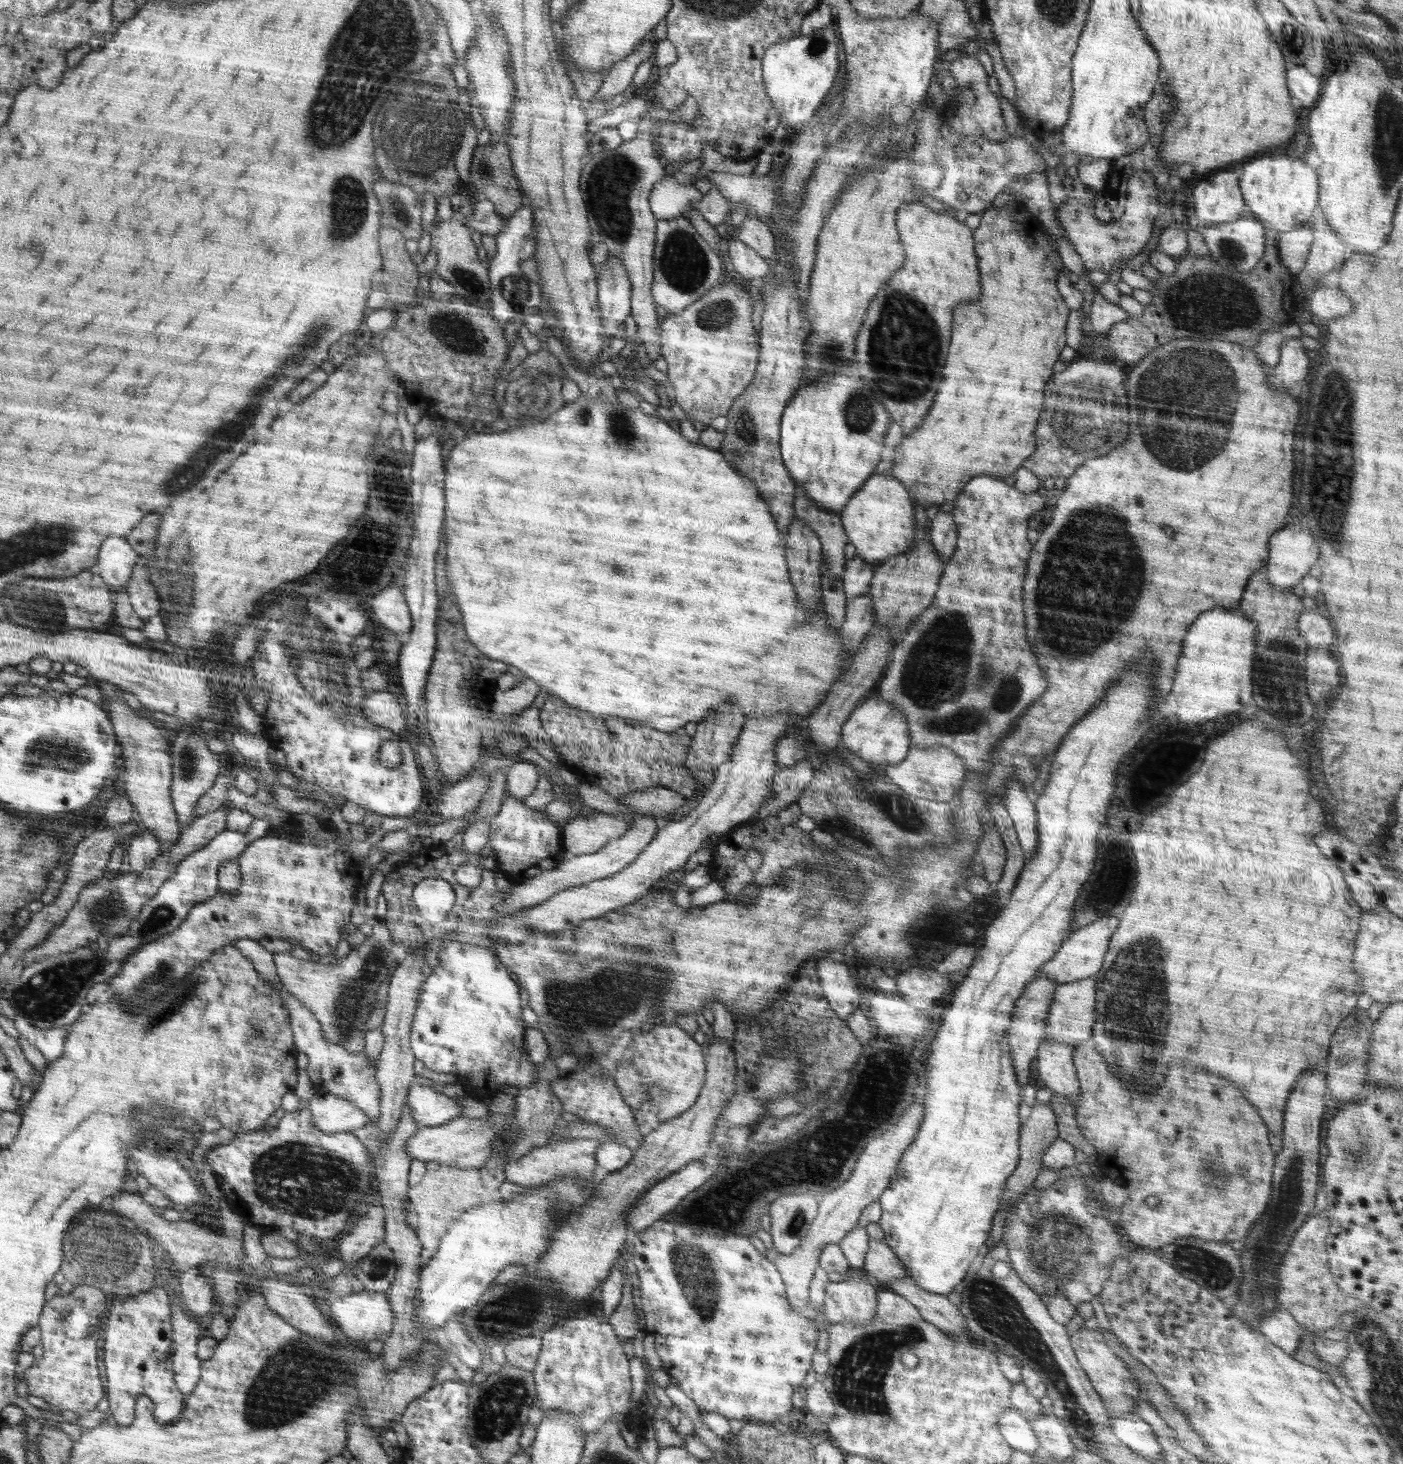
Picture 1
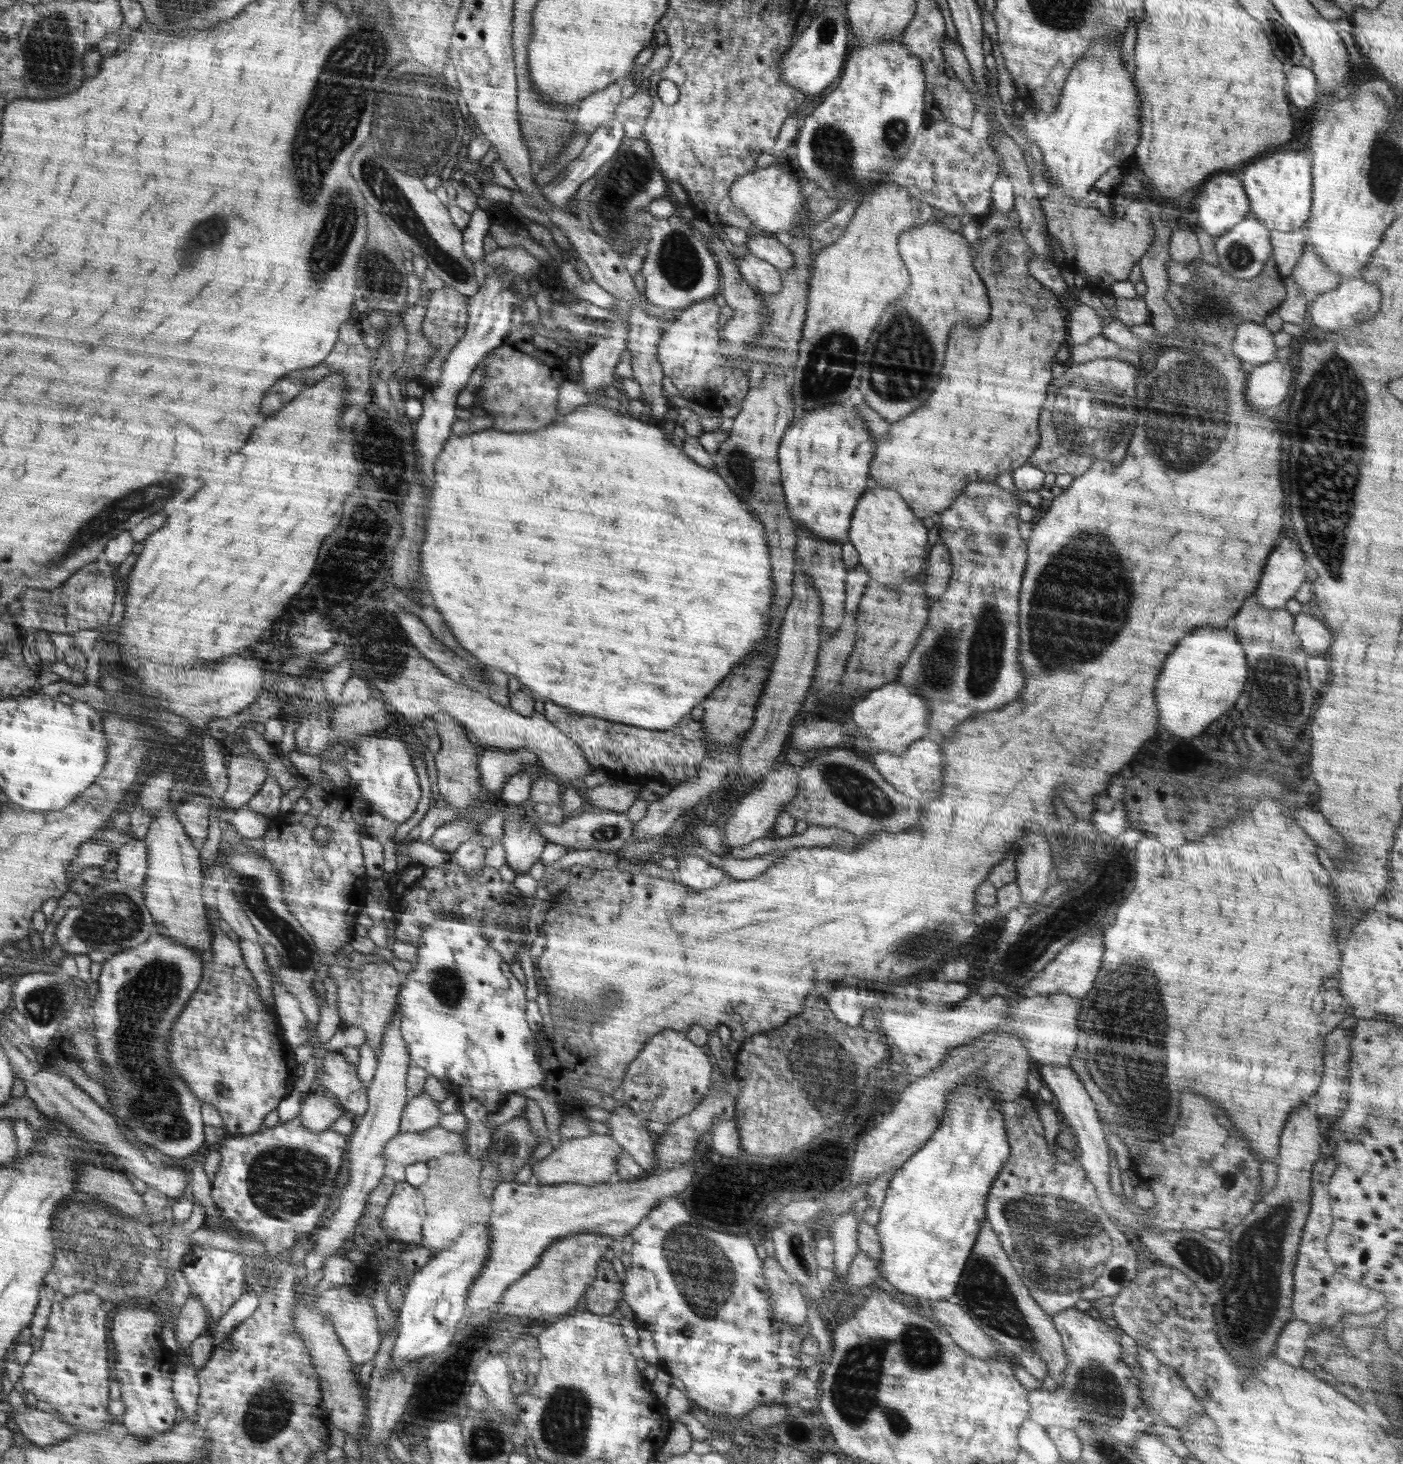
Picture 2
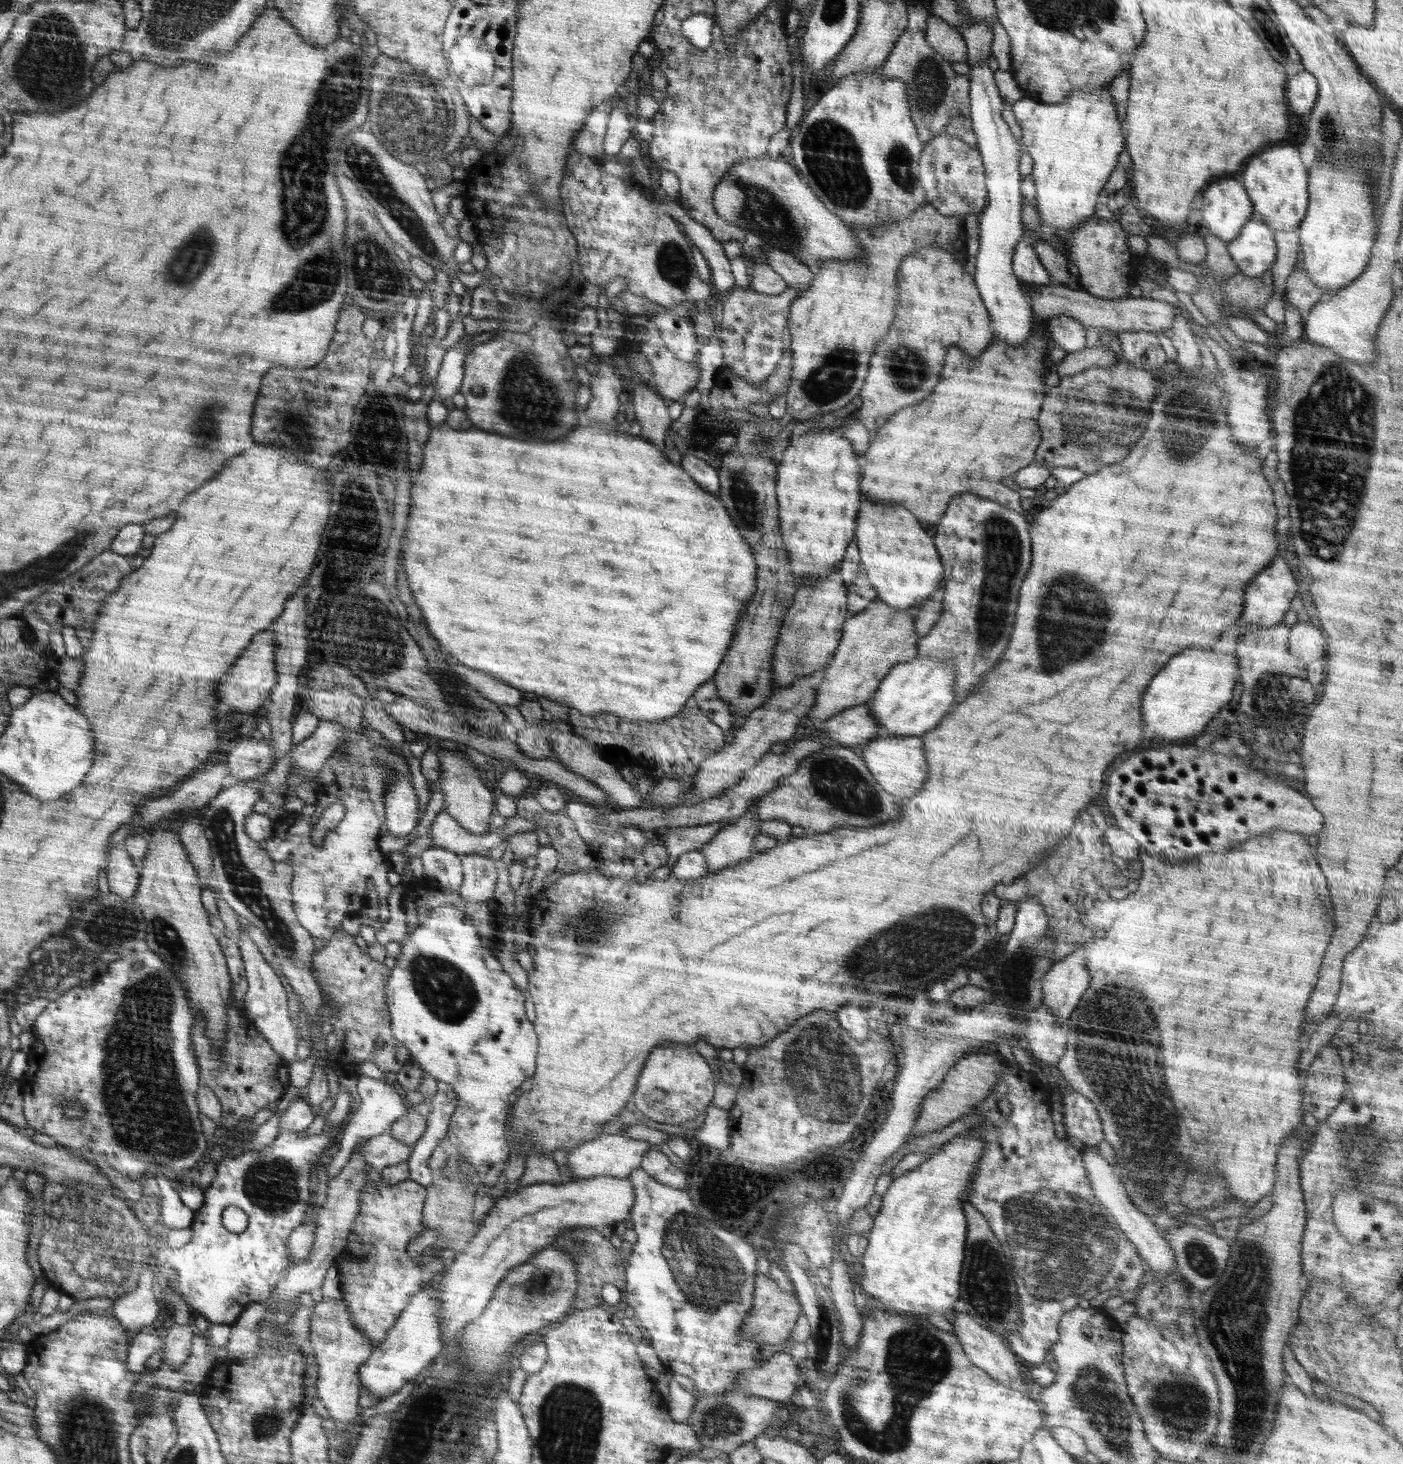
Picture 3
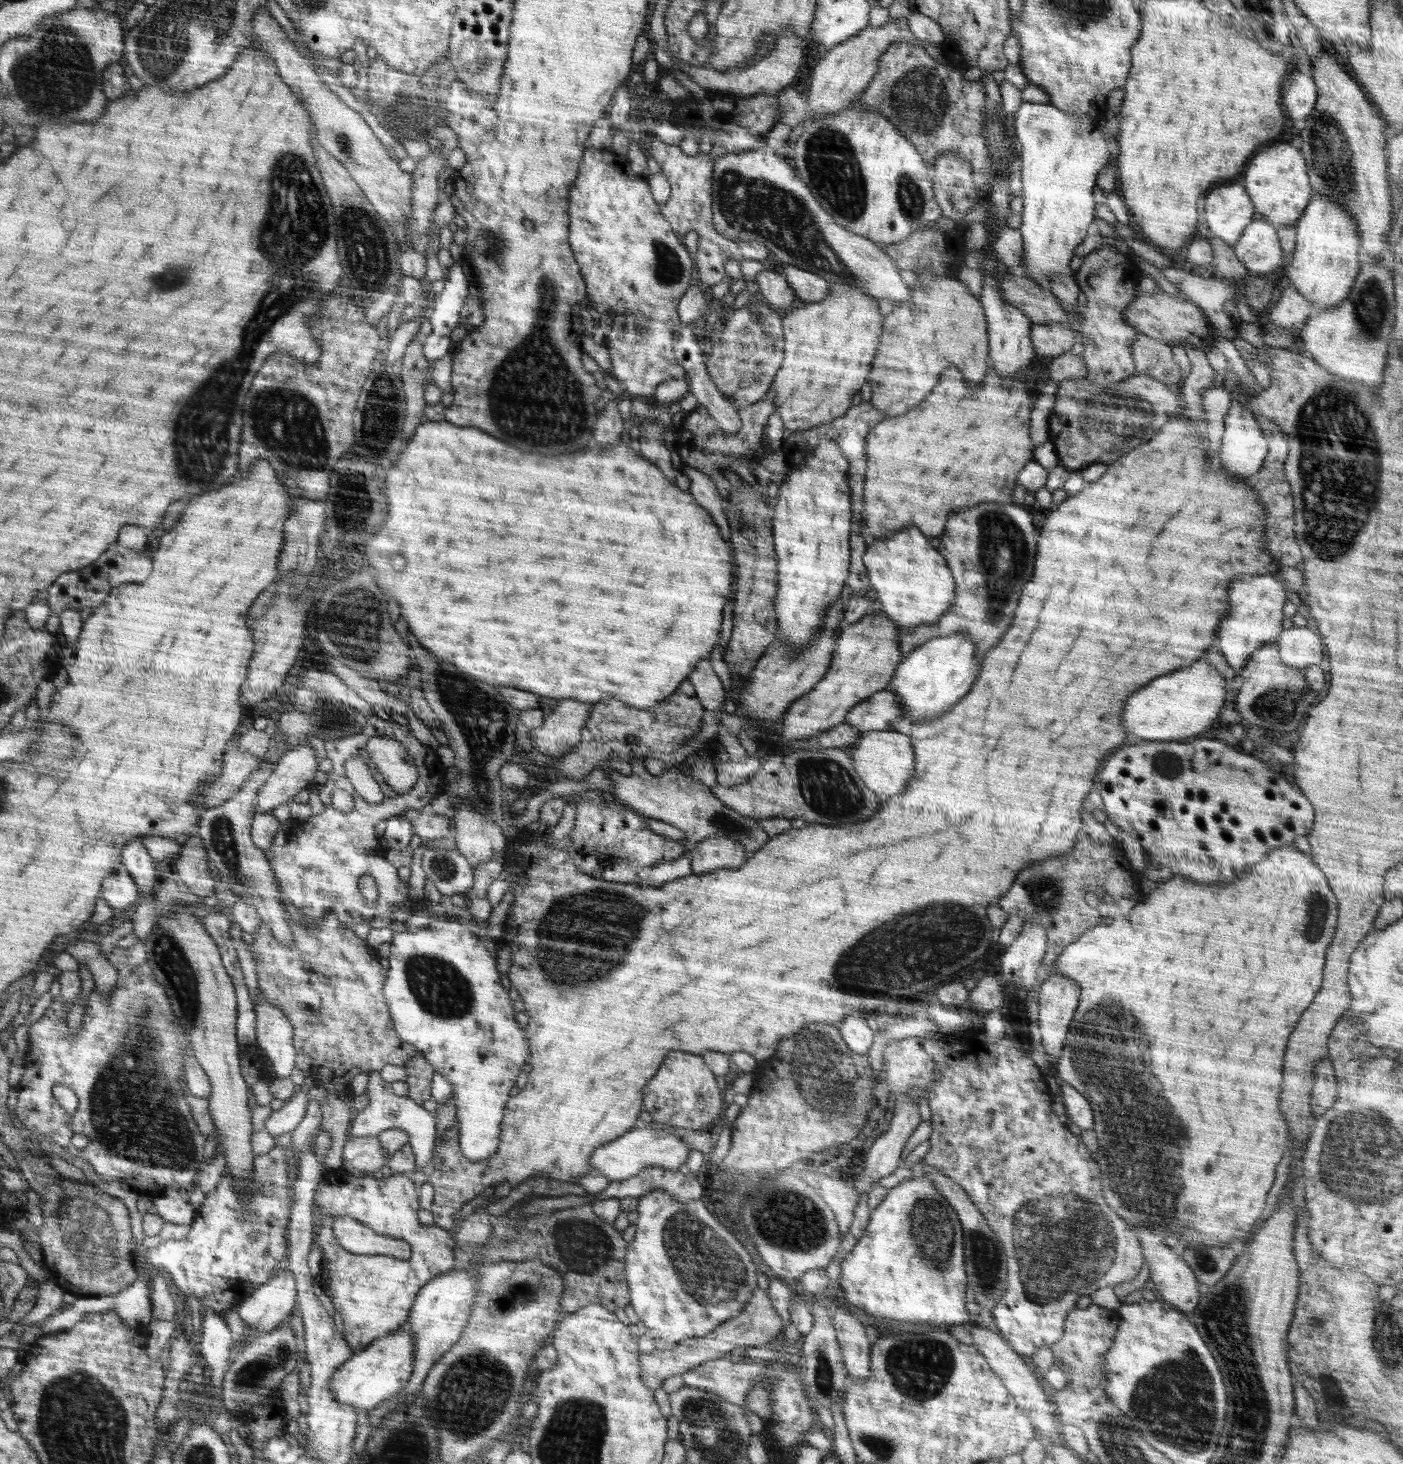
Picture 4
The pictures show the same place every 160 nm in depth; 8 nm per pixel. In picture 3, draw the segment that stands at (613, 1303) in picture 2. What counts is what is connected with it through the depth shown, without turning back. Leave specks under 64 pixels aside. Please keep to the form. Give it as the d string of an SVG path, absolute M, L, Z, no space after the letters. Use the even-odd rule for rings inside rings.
M579 1226L578 1228L569 1228L564 1234L559 1234L555 1242L552 1244L563 1251L566 1251L574 1261L575 1271L577 1274L577 1297L578 1302L575 1305L575 1311L586 1310L594 1307L603 1308L604 1310L612 1310L621 1314L628 1308L626 1306L626 1297L624 1296L624 1284L628 1284L628 1280L624 1280L624 1266L622 1266L622 1256L618 1250L612 1248L612 1244L602 1238L602 1235L594 1228L586 1228ZM604 1284L614 1284L621 1292L622 1298L618 1306L612 1306L600 1298L602 1286Z

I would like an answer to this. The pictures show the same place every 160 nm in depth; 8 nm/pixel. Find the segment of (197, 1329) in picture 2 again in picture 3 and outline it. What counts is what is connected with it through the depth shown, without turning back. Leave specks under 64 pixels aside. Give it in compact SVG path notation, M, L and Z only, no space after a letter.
M190 1314L190 1320L187 1324L178 1325L170 1322L167 1326L167 1334L164 1338L165 1352L164 1362L170 1363L170 1366L181 1367L183 1362L190 1356L191 1344L197 1330L194 1326L197 1315Z

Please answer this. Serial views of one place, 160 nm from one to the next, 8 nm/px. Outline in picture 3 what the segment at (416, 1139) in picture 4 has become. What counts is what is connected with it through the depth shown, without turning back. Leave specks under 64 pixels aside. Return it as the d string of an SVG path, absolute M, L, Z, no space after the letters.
M359 1075L357 1076L357 1091L361 1102L358 1106L354 1107L352 1118L350 1118L348 1124L346 1123L346 1125L339 1129L340 1149L332 1157L330 1164L326 1166L326 1172L330 1178L336 1176L343 1169L356 1143L362 1143L370 1137L375 1137L389 1131L392 1123L398 1120L403 1114L406 1114L410 1108L404 1105L402 1099L400 1099L400 1095L396 1093L396 1089L383 1080Z

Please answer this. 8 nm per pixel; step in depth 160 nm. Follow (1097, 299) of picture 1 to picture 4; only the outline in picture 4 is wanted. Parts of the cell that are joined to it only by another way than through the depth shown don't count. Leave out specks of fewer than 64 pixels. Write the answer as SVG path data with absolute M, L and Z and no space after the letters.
M1063 323L1032 324L1030 336L1036 356L1041 359L1057 357L1071 350L1079 333Z

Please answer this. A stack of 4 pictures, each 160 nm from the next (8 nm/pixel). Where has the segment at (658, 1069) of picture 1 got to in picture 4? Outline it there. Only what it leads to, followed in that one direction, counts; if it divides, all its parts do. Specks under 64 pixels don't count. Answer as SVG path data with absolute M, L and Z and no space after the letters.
M670 1052L664 1064L646 1086L646 1110L654 1122L693 1130L711 1129L724 1112L723 1090L716 1084L715 1074L700 1056L686 1052Z

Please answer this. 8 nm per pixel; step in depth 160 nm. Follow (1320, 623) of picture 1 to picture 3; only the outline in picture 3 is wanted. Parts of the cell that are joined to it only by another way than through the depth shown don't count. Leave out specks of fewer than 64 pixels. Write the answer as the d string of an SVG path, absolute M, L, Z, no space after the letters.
M1298 621L1290 627L1288 641L1289 651L1305 663L1320 660L1324 656L1324 636L1318 628L1309 621Z

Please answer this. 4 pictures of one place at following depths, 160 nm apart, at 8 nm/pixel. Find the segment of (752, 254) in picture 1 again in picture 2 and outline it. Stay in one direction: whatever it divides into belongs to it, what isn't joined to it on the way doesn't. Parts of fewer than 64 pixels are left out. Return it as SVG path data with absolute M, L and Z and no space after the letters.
M742 249L737 263L742 278L759 293L774 294L782 288L782 272L769 262Z

